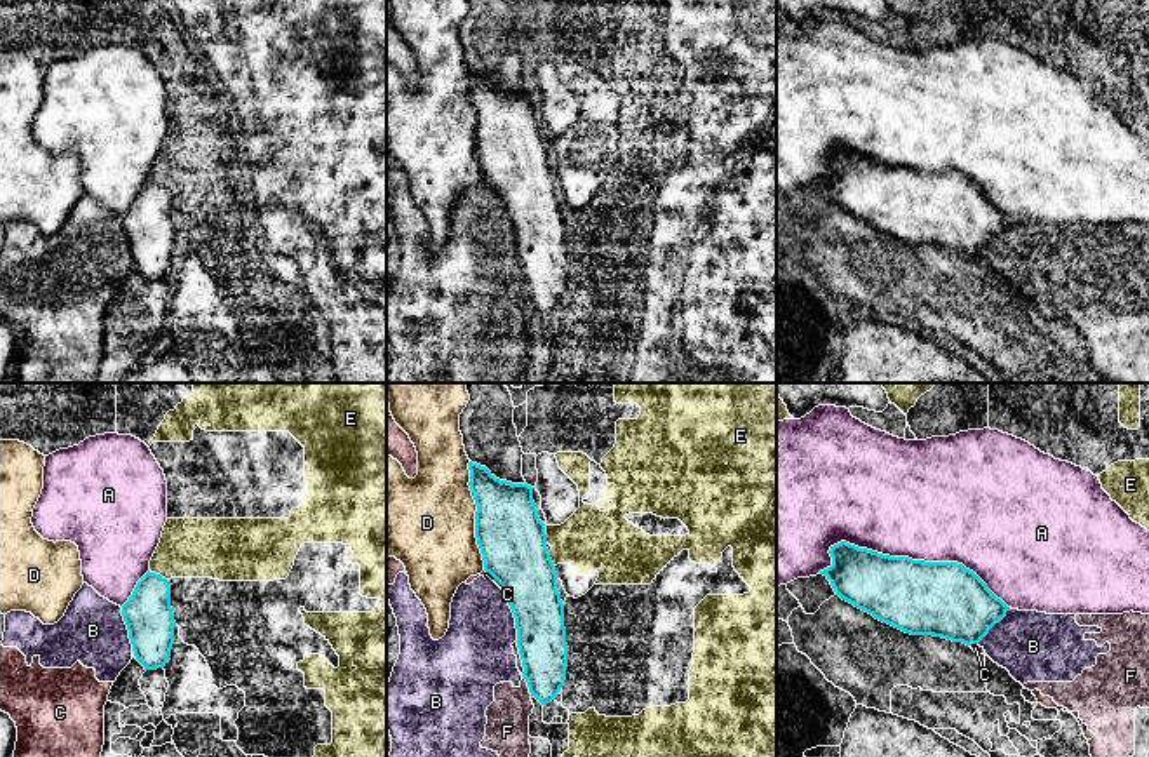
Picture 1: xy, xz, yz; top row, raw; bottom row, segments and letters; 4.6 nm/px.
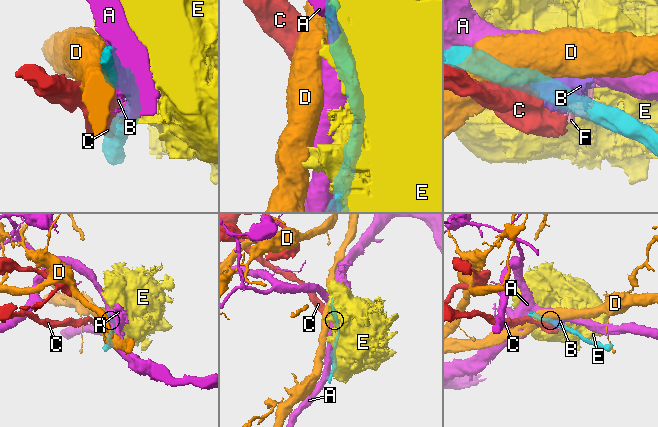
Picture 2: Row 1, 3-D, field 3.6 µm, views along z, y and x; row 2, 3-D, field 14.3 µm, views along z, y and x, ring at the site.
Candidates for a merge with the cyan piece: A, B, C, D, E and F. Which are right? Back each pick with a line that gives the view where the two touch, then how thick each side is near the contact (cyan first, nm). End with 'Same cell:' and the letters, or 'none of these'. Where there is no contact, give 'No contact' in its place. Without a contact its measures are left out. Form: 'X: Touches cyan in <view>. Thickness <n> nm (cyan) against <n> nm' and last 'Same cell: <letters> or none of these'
Same cell: none of these

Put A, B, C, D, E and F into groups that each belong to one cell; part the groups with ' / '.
A / B C F / D / E

